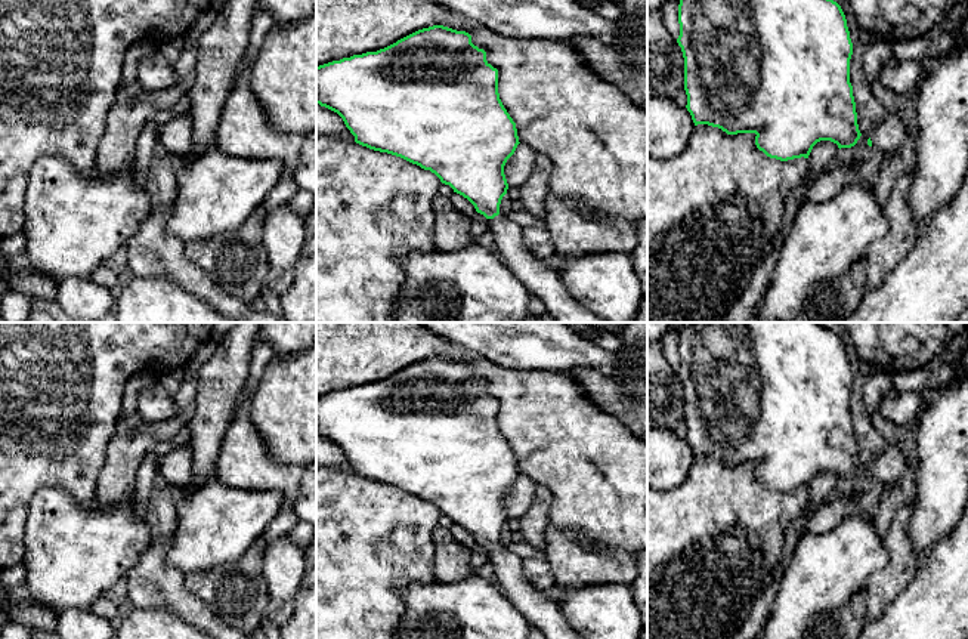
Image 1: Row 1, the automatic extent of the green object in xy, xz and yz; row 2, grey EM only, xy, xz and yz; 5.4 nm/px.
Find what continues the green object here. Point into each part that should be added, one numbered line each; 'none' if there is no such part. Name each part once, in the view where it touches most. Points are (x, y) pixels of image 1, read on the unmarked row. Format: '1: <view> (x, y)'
1: xz (532, 604)

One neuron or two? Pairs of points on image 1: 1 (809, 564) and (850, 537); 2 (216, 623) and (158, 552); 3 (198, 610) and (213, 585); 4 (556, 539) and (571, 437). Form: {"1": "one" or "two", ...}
{"1": "one", "2": "one", "3": "two", "4": "two"}

